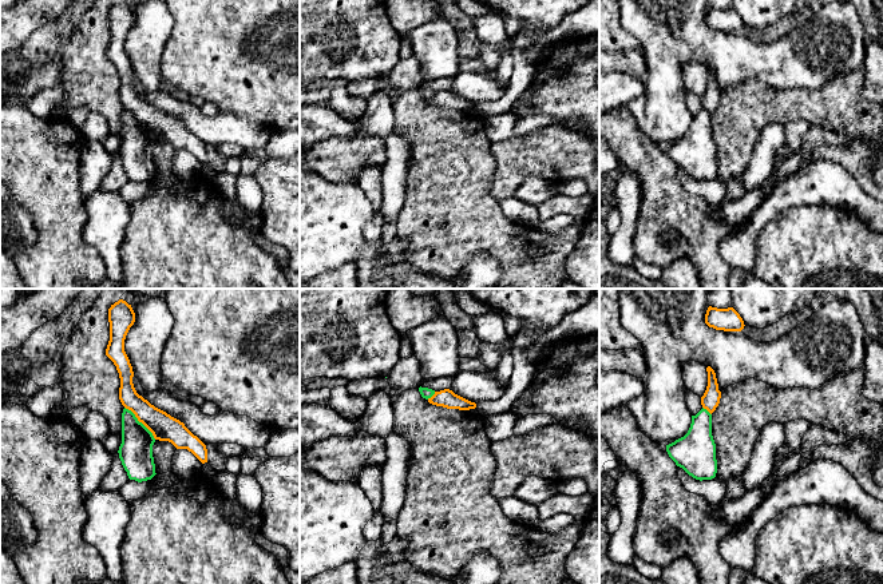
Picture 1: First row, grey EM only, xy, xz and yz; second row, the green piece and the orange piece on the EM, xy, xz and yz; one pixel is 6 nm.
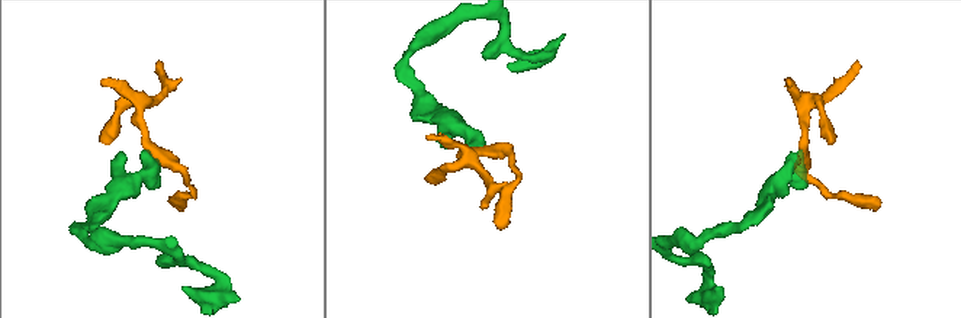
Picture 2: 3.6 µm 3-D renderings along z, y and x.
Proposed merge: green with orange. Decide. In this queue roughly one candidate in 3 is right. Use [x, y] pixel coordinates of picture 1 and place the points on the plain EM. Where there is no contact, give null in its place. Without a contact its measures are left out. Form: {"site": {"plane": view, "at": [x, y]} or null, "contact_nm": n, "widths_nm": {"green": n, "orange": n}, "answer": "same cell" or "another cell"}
{"site": {"plane": "xy", "at": [141, 123]}, "contact_nm": 280, "widths_nm": {"green": 200, "orange": 160}, "answer": "another cell"}

